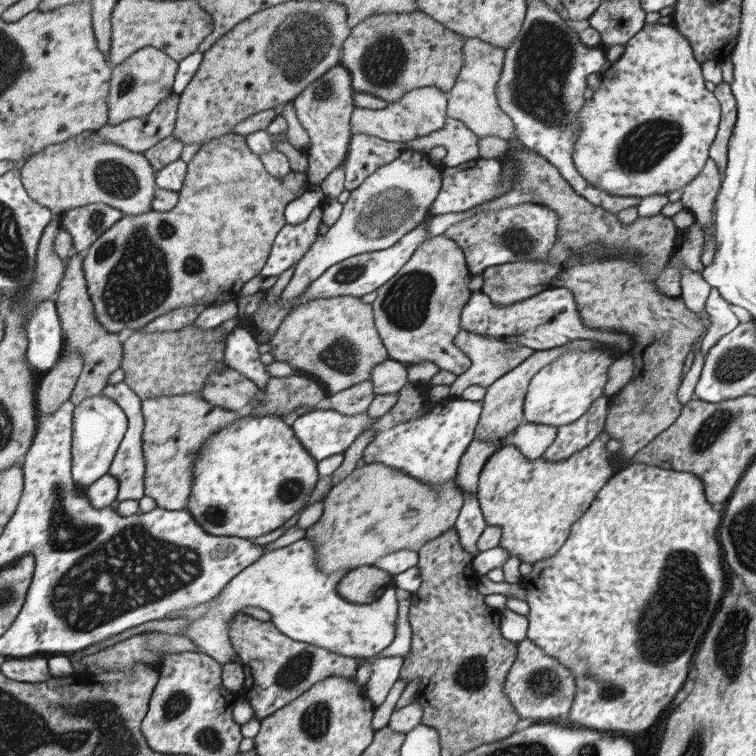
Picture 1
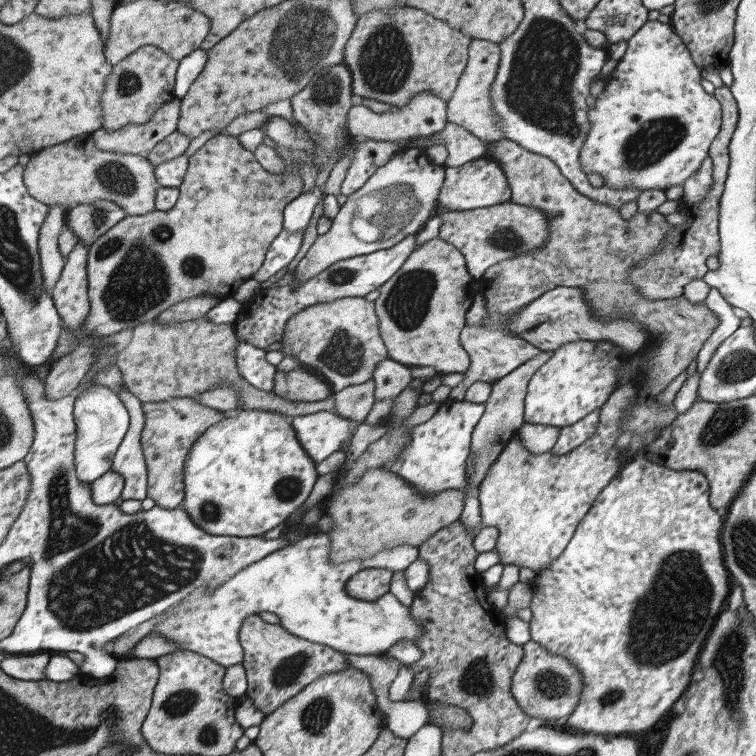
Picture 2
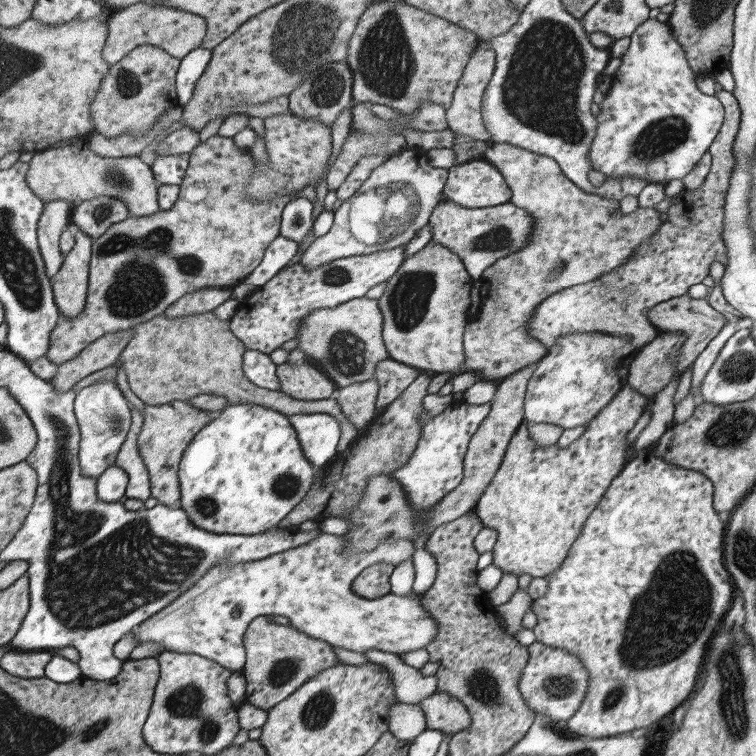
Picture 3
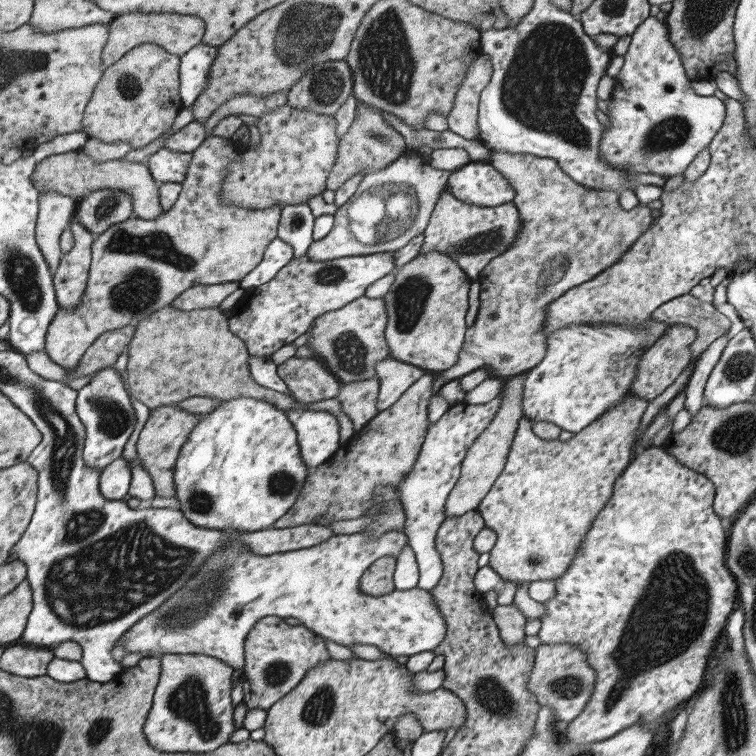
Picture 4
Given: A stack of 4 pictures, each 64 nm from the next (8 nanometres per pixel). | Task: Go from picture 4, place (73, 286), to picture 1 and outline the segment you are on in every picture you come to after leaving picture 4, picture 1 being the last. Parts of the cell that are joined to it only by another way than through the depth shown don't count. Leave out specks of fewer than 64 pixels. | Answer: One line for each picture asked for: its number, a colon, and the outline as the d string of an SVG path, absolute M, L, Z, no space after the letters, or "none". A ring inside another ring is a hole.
1: M83 252L69 256L69 260L65 262L65 276L59 280L59 286L53 294L53 304L57 308L61 330L63 330L63 336L65 336L61 356L71 356L71 352L79 352L79 356L83 360L81 374L77 378L77 384L75 384L71 398L69 398L73 406L79 406L89 396L101 394L103 388L107 386L105 384L107 376L111 372L119 370L121 356L123 356L123 344L121 344L119 336L107 332L95 320L93 304L89 302L89 296L87 296L87 284L85 284L85 276L83 276L83 270L81 270L81 262L83 262Z
2: M77 242L71 254L65 258L61 276L51 290L51 300L61 318L61 326L71 332L77 332L89 314L87 258L89 246Z
3: M73 230L75 244L69 254L63 256L61 268L51 280L53 304L59 314L65 318L75 318L85 308L87 280L89 280L89 262L91 262L91 244L93 240L83 236L79 230Z

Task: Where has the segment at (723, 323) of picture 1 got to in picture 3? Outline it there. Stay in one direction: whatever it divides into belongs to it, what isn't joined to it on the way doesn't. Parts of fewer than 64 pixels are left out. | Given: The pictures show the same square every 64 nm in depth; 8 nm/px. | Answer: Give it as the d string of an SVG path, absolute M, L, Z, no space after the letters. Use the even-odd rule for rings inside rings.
M711 288L711 294L709 294L709 298L707 298L707 302L711 304L711 308L715 308L717 312L721 312L723 316L725 316L725 326L717 332L717 336L705 346L705 350L697 356L697 360L693 362L693 370L691 370L691 394L695 396L695 406L699 406L703 400L699 398L701 396L701 380L705 378L705 374L709 372L709 368L713 366L713 362L715 362L715 358L717 358L717 354L719 354L719 350L723 348L723 344L737 332L735 330L735 324L737 324L737 318L733 316L733 314L729 314L729 312L725 312L725 306L727 306L727 300L723 298L723 294L721 294L721 288Z

